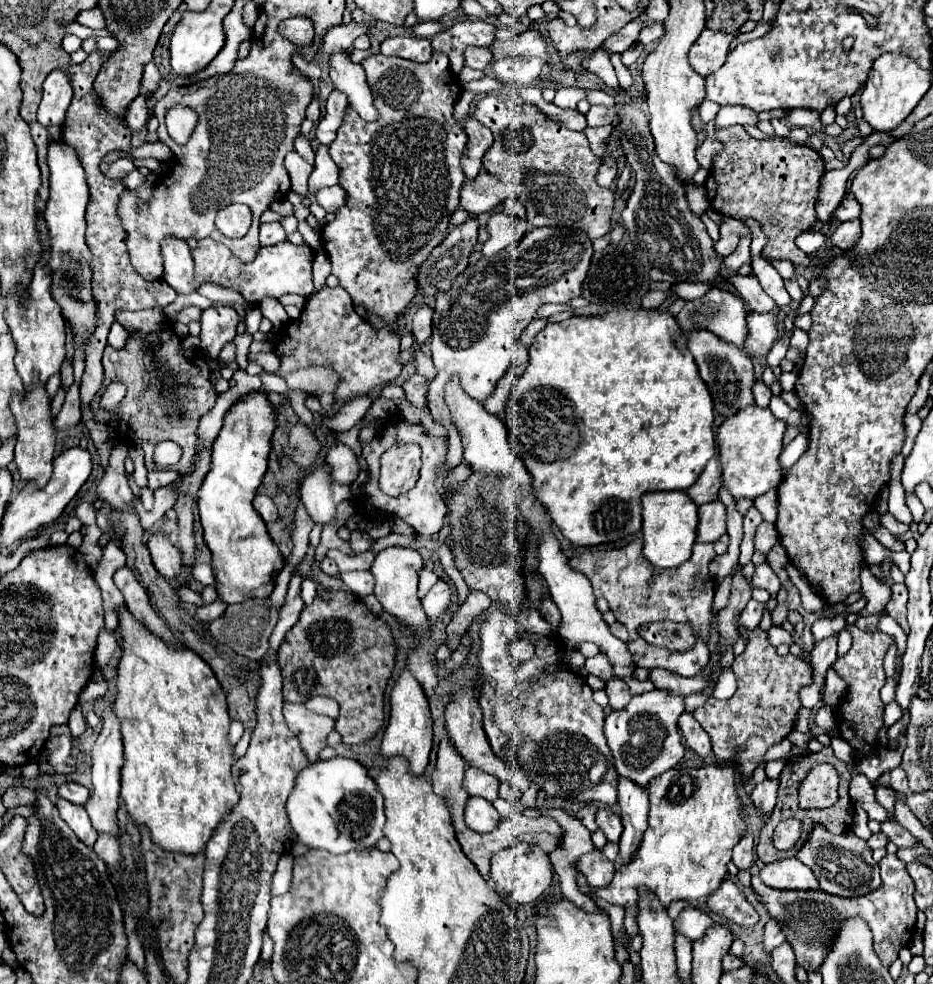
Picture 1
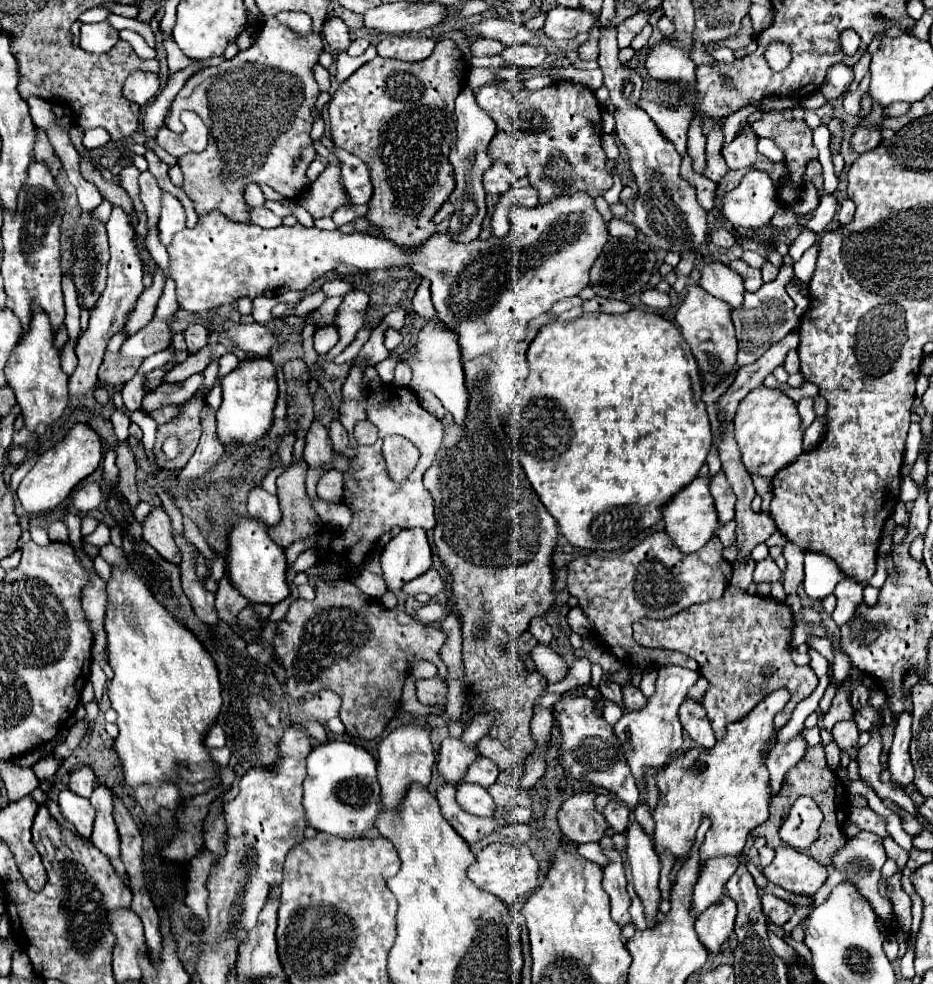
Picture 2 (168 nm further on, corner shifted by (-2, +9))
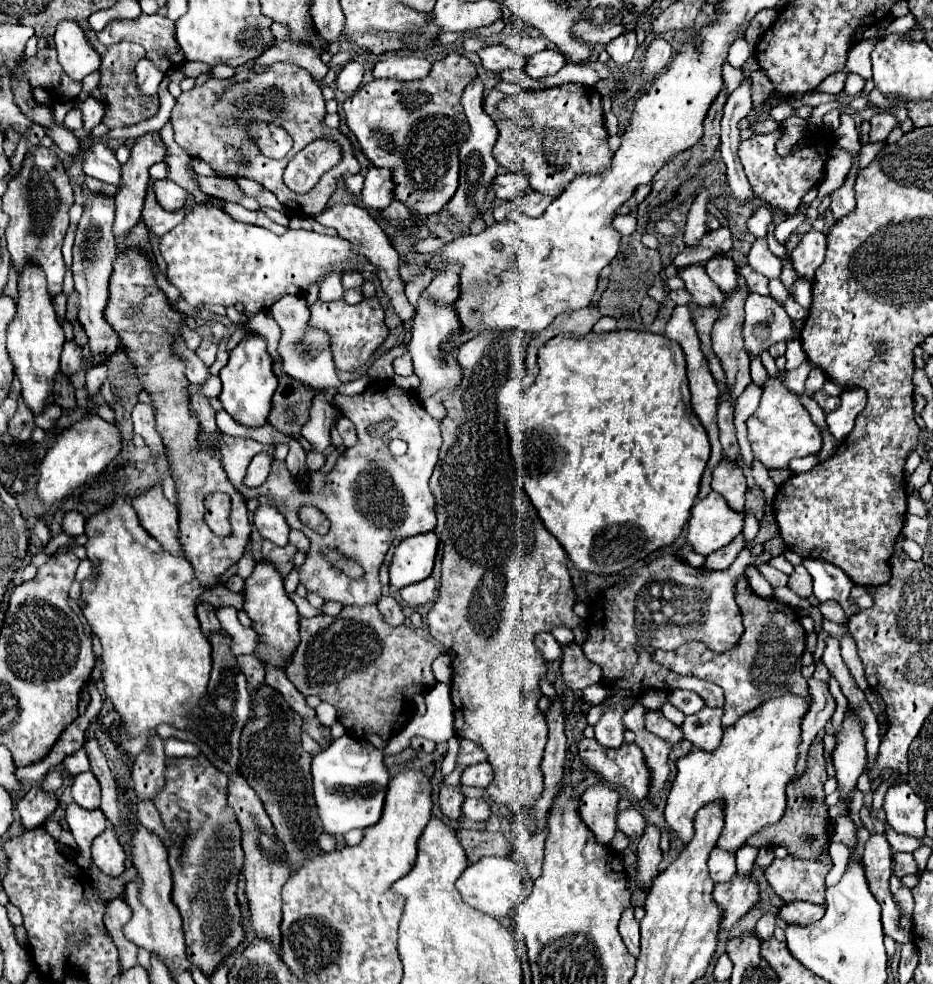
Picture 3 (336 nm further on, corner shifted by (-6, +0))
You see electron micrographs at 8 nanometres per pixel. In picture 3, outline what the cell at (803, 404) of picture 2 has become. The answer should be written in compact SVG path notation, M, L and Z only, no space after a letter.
M812 368L812 372L808 374L808 380L806 380L806 396L808 398L812 398L814 396L814 392L818 392L818 390L822 390L822 386L824 386L824 374L822 372L816 372L816 368Z

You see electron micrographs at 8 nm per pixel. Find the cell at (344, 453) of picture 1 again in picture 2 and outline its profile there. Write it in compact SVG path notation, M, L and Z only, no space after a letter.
M334 419L330 425L330 439L332 439L336 451L344 451L348 447L348 433L338 419Z

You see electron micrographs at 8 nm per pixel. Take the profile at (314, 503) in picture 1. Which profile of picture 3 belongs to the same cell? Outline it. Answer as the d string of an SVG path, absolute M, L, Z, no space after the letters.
M316 394L316 400L312 402L310 420L302 428L302 436L312 444L312 452L324 454L324 450L332 446L330 426L334 418L336 418L336 408L326 400L324 394Z

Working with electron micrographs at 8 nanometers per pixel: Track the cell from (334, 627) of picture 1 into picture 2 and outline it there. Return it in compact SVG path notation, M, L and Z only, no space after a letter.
M338 581L336 585L318 583L316 599L292 601L284 621L278 623L278 631L274 635L274 651L286 669L286 689L288 697L302 699L304 693L316 693L318 689L330 689L342 699L340 719L346 725L346 733L354 739L376 739L384 725L394 717L396 707L400 703L404 679L408 673L408 661L412 657L430 661L437 667L437 675L432 680L420 679L416 682L416 695L423 705L436 704L446 706L448 685L446 683L446 667L438 655L440 647L446 641L446 635L438 627L426 627L420 621L412 619L410 615L386 609L382 601L364 595L356 585L350 581Z

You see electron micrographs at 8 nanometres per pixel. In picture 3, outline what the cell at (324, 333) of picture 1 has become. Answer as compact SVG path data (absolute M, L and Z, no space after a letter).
M350 272L342 276L342 286L344 290L352 290L352 288L360 288L364 284L364 278L358 272Z

